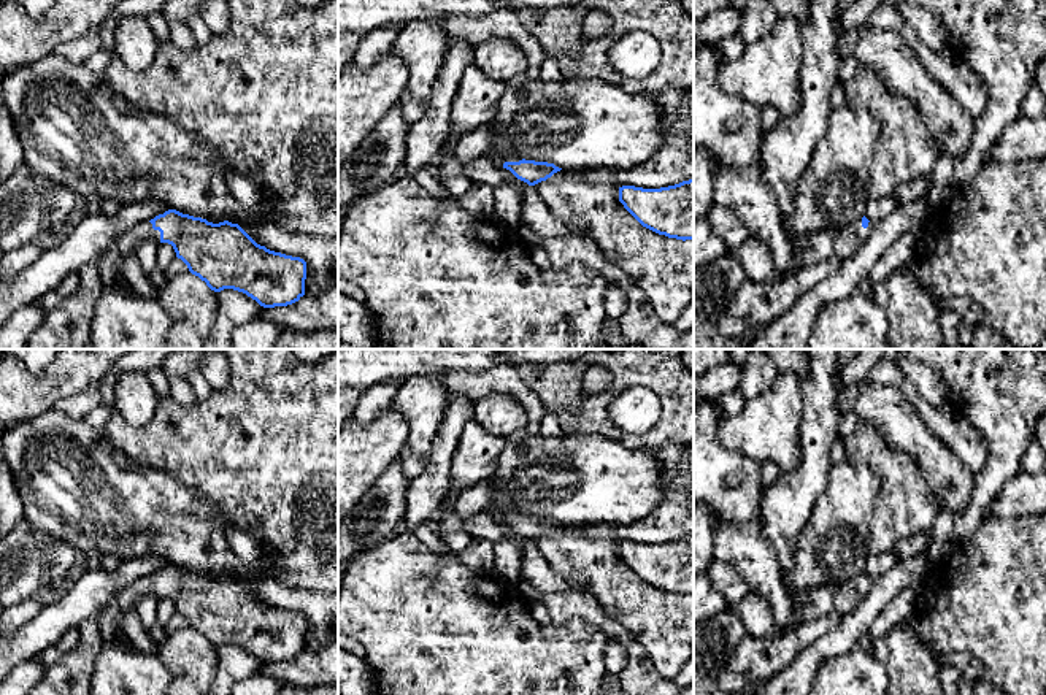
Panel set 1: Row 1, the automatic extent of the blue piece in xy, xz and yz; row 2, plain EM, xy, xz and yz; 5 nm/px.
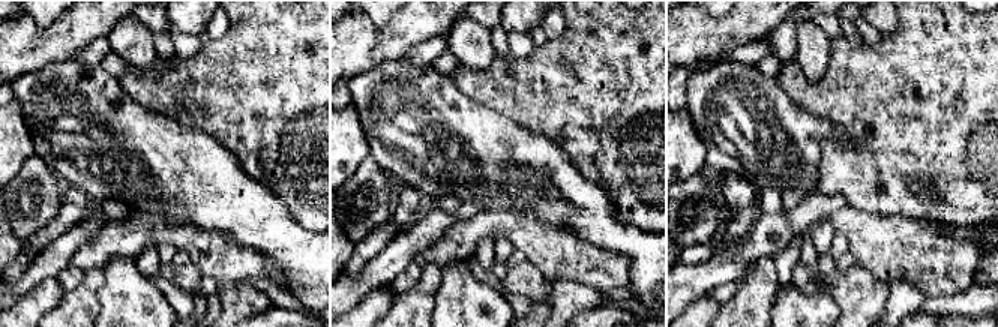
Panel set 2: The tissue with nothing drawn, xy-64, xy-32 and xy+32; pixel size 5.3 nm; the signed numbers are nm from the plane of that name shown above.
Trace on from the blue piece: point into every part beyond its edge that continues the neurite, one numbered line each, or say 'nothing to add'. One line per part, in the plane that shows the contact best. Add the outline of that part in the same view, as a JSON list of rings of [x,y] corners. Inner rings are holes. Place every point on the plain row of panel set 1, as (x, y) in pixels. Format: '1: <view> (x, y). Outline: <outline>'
1: xy (124, 600). Outline: [[[141,578],[135,581],[130,587],[121,590],[110,603],[106,608],[103,608],[97,617],[92,620],[100,624],[105,620],[111,619],[119,619],[122,620],[124,616],[135,608],[135,603],[140,597],[146,593],[154,593],[156,597],[160,598],[160,587],[152,584],[152,579]]]

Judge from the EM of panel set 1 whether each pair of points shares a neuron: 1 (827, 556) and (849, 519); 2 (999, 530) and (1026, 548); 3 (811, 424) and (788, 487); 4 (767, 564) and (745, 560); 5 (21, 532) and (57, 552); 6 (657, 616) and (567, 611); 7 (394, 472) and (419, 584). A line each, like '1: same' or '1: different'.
1: same
2: same
3: same
4: same
5: different
6: different
7: different

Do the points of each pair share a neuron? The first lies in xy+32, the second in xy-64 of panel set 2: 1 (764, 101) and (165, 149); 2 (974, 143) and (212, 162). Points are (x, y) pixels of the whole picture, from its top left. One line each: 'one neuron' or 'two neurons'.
1: one neuron
2: two neurons

